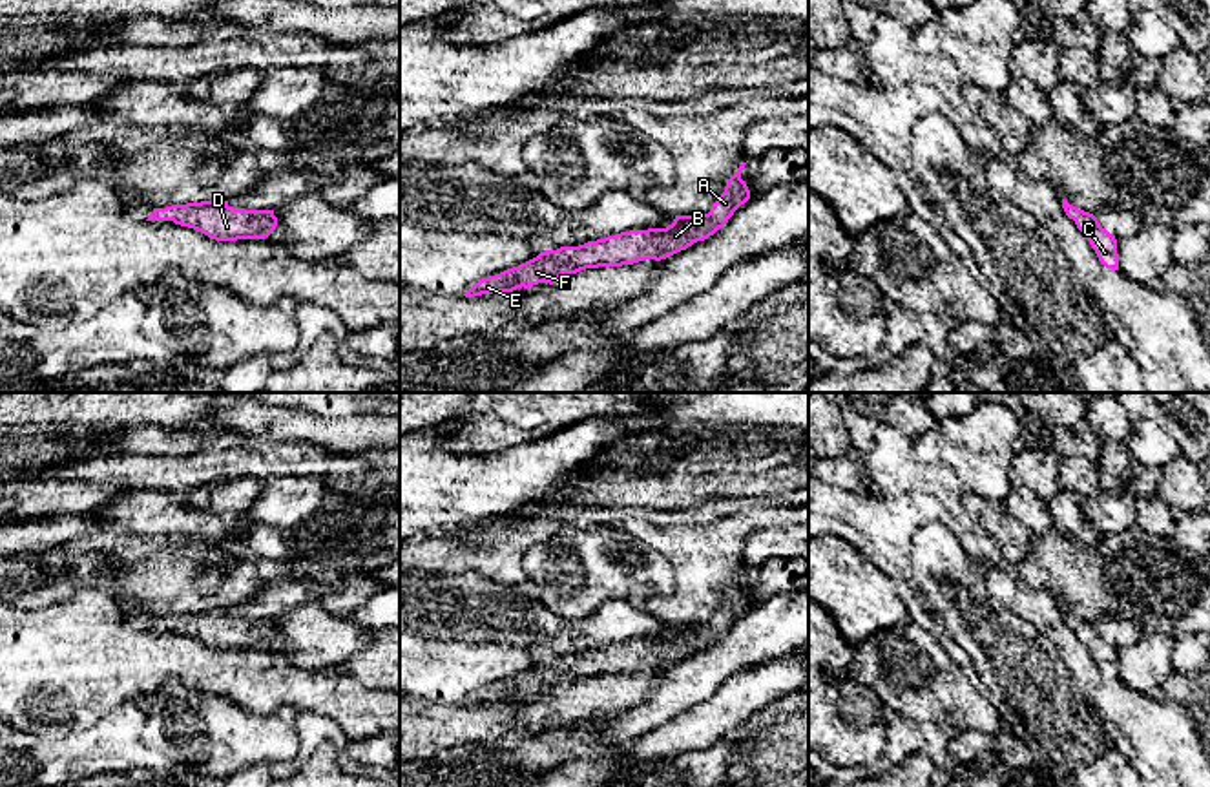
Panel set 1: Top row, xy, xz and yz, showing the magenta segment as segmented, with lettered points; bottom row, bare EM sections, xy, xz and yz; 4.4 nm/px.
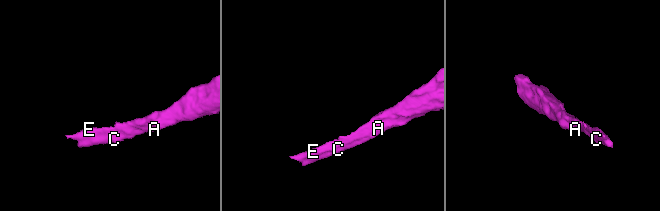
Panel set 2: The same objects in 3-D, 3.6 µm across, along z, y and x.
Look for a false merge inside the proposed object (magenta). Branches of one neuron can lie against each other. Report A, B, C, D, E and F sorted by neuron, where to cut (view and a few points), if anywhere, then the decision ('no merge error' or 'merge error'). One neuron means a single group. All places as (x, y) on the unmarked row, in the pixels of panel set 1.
groups A B C D E F; cut none; no merge error

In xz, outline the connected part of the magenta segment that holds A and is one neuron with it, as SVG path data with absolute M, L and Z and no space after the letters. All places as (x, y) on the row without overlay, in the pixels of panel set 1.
M745 573L730 584L725 601L708 623L675 624L666 637L630 639L579 656L540 661L518 676L480 688L464 705L511 703L516 698L529 698L538 692L553 694L562 683L571 685L586 677L633 674L644 668L661 670L686 659L694 652L714 645L750 608L750 599L741 588Z

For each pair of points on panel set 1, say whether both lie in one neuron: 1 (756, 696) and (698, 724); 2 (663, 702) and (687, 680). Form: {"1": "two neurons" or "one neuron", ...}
{"1": "one neuron", "2": "one neuron"}

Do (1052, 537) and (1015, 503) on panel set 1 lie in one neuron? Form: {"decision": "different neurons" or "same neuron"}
{"decision": "different neurons"}

